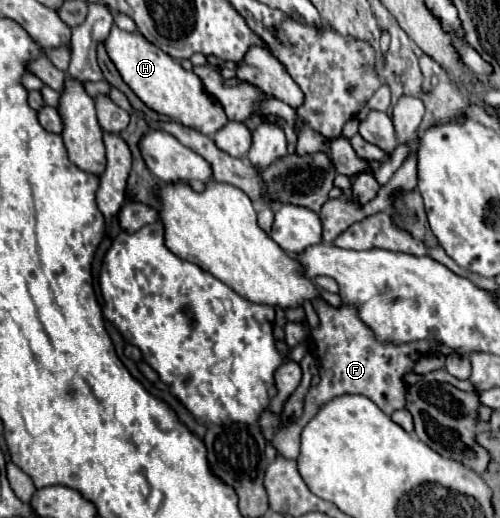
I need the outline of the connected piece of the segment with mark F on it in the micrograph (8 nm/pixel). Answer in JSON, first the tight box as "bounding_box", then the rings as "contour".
{"bounding_box":[271,299,439,459],"contour":[[[313,299],[313,309],[319,317],[319,327],[309,331],[309,339],[313,343],[313,355],[321,361],[319,365],[325,367],[325,377],[321,377],[317,387],[311,387],[305,397],[305,413],[299,421],[287,423],[279,429],[275,439],[271,441],[273,447],[285,455],[287,459],[297,459],[299,455],[299,433],[303,425],[315,415],[315,411],[331,401],[333,397],[345,393],[357,393],[369,397],[385,415],[391,415],[397,409],[405,407],[405,375],[413,371],[413,365],[419,357],[435,351],[439,345],[427,339],[415,343],[379,343],[371,327],[367,327],[361,317],[359,309],[349,303],[341,303],[339,307],[329,305],[323,299]]]}

